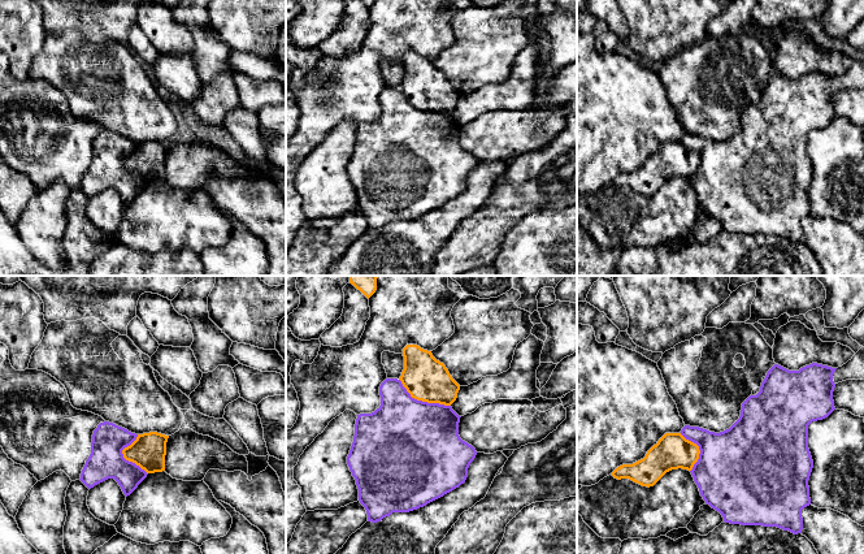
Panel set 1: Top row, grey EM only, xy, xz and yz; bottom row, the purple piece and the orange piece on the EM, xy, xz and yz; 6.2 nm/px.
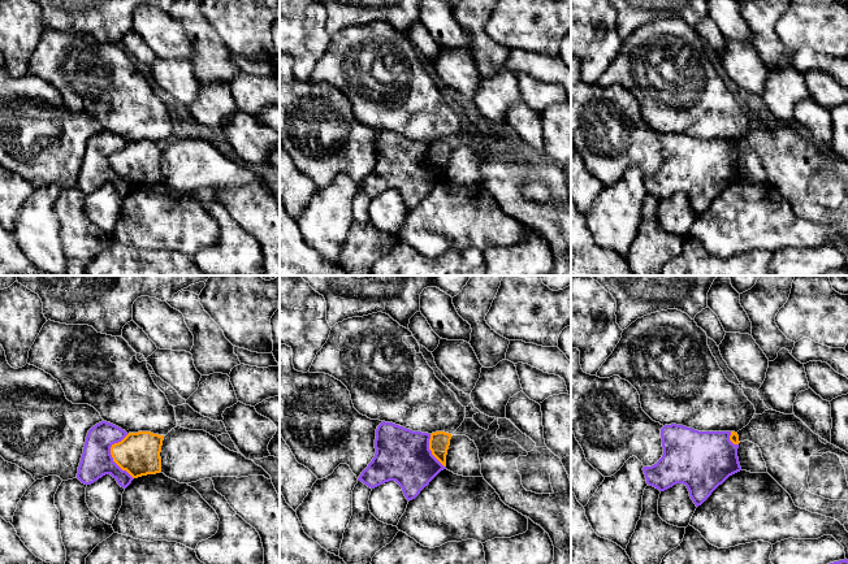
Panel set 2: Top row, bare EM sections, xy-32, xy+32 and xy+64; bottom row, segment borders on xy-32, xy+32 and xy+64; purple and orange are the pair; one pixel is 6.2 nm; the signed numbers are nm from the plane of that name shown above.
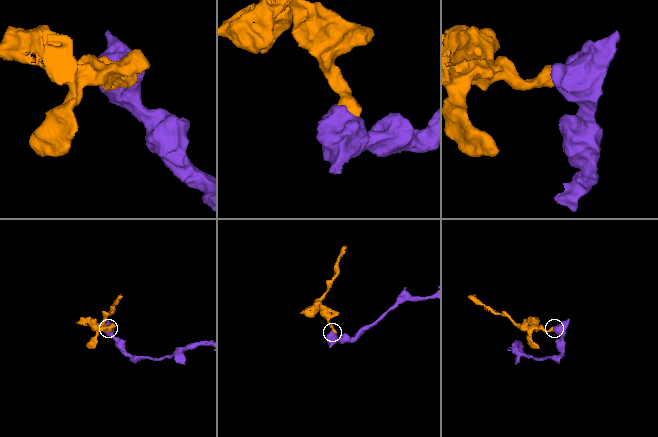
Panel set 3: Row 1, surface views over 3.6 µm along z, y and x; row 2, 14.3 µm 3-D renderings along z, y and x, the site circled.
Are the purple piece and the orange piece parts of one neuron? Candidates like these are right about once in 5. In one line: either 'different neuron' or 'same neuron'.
different neuron

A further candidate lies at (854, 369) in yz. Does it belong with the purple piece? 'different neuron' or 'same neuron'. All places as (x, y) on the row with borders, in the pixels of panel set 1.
same neuron

